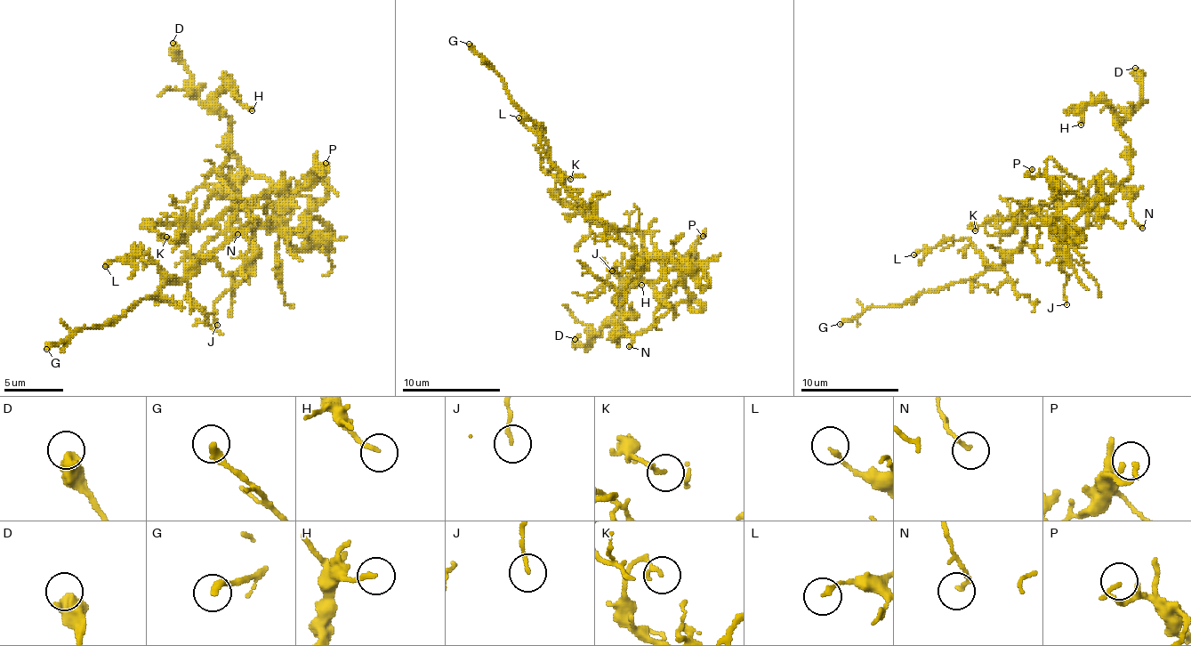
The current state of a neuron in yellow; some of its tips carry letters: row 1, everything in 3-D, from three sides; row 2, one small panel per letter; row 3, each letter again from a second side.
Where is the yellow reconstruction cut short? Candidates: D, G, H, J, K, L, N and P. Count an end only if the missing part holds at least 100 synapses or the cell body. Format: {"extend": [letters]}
{"extend": ["G"]}

